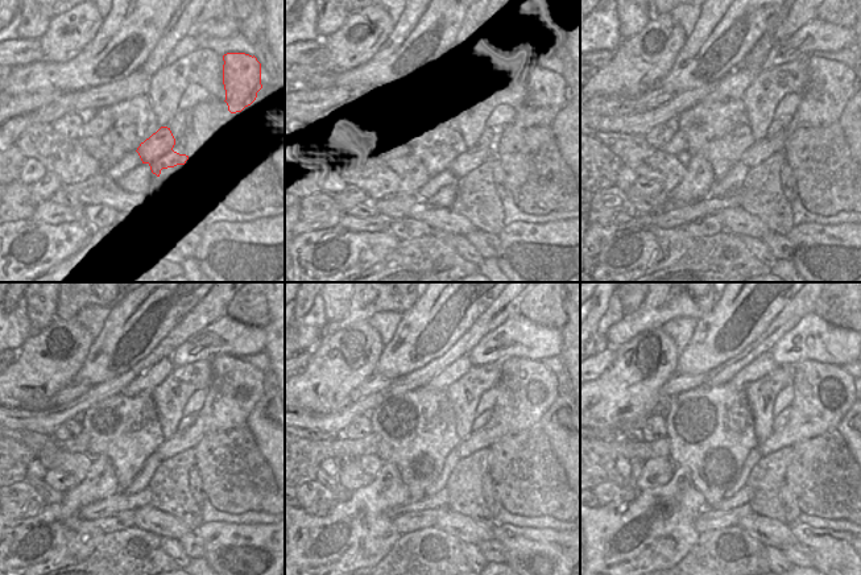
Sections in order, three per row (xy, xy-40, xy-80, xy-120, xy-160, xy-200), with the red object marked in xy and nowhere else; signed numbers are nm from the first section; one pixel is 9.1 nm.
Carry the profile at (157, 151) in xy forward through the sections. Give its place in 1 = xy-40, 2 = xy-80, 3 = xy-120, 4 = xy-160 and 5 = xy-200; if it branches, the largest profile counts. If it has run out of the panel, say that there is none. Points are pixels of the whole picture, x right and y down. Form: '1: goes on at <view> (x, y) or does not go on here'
1: goes on at xy-40 (467, 160)
2: goes on at xy-80 (828, 90)
3: goes on at xy-120 (236, 385)
4: goes on at xy-160 (526, 389)
5: goes on at xy-200 (823, 393)

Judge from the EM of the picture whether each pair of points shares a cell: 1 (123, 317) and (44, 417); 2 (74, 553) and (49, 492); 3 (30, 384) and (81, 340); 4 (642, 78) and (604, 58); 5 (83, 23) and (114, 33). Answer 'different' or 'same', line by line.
1: different
2: different
3: same
4: different
5: different

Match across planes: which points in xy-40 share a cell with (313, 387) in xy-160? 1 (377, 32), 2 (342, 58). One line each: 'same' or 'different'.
1: same
2: same

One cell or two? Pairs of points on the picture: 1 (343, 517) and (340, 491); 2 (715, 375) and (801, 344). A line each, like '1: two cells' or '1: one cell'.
1: two cells
2: two cells

